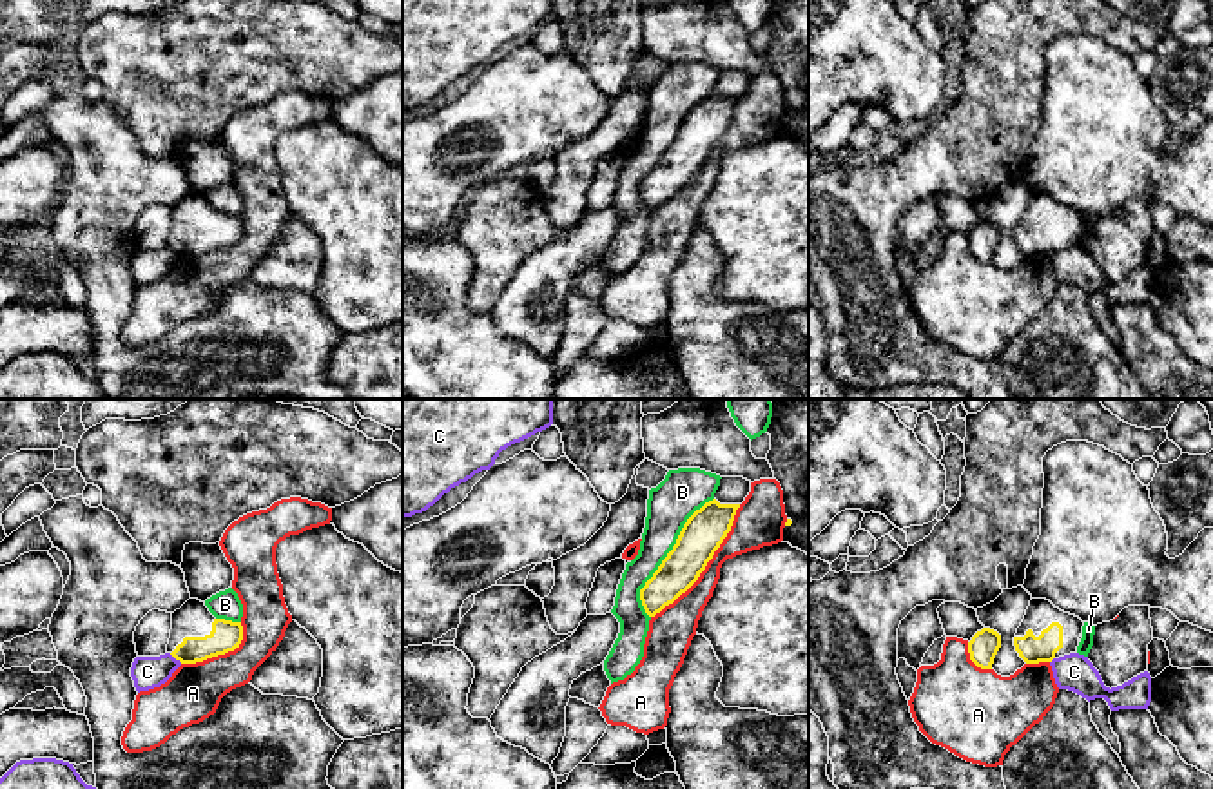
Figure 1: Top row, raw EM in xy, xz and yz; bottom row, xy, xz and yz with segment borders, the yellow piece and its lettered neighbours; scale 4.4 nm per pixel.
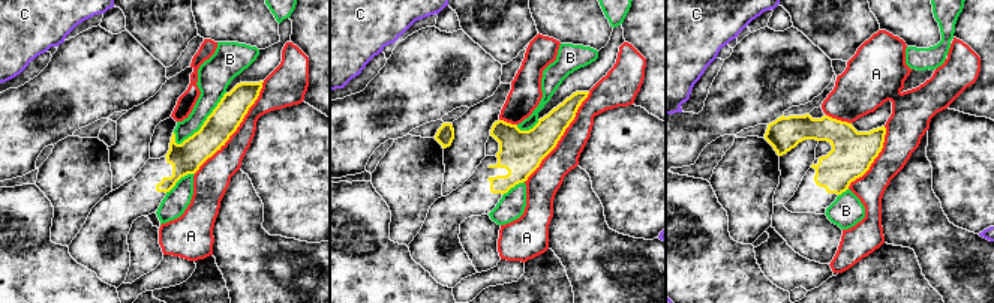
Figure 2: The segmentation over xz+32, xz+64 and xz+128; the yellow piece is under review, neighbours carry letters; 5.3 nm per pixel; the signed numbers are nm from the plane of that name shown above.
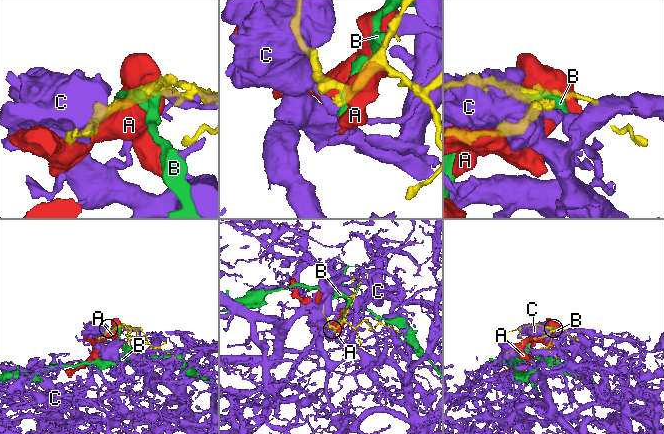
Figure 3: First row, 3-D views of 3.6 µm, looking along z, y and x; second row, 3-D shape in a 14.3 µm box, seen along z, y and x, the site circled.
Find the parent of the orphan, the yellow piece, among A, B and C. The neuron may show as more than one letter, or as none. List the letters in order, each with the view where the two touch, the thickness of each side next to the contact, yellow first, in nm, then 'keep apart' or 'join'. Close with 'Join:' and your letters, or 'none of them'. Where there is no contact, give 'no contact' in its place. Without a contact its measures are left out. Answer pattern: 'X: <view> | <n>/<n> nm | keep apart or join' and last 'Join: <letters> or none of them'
A: xz | 180/170 nm | keep apart
B: xz | 180/200 nm | keep apart
C: xy | 140/140 nm | keep apart
Join: none of them

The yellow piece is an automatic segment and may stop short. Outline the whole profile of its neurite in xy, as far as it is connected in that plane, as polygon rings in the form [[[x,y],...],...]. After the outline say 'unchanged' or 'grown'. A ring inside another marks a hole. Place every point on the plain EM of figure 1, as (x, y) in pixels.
[[[189,192],[172,207],[167,247],[181,258],[196,258],[234,245],[241,234],[241,216],[216,212],[205,196]]]; grown

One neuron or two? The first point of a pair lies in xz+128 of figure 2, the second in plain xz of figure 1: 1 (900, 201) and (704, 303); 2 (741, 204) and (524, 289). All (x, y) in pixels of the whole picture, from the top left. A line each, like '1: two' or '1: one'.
1: one
2: two

